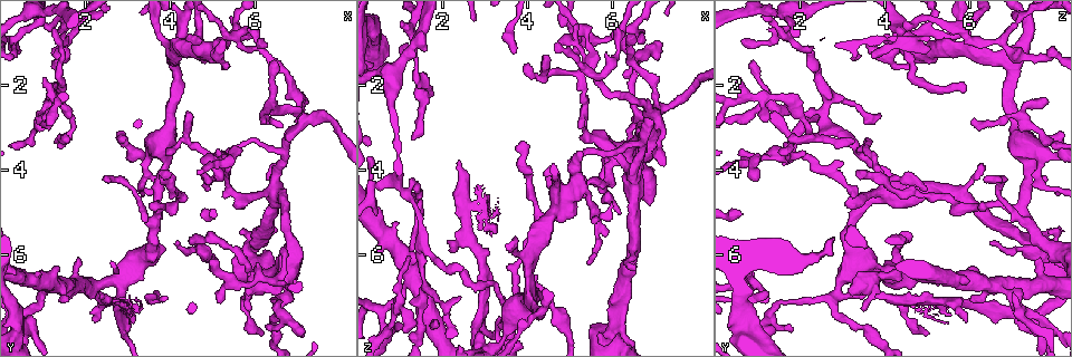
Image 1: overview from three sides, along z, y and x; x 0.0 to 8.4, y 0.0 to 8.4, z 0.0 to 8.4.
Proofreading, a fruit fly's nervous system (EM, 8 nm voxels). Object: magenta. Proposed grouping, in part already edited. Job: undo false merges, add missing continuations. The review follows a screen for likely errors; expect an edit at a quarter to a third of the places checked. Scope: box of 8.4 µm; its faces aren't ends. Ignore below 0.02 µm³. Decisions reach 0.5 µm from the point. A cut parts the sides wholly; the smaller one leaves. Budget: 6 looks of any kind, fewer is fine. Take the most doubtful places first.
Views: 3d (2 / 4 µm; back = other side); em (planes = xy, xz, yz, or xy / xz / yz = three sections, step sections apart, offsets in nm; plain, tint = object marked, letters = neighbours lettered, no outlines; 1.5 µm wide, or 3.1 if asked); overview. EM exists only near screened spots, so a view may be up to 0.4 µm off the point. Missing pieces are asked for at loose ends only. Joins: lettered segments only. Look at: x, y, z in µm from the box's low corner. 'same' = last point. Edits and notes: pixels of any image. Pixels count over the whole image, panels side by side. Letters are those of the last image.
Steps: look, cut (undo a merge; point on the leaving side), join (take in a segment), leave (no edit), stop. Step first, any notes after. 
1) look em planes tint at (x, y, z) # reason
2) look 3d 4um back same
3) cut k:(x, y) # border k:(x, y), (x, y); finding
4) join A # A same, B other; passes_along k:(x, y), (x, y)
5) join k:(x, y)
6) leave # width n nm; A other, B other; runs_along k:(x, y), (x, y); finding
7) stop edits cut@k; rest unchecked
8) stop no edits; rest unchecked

look em planes letters at (1.10, 2.35, 7.85)

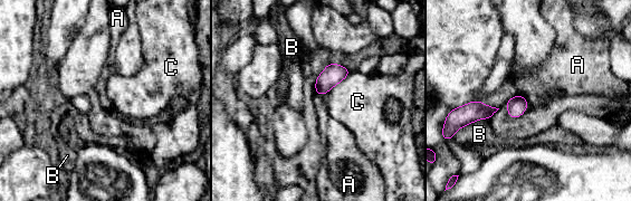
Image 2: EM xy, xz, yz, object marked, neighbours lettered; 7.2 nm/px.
leave # A other, B other, C other; border 2:(518, 94), (528, 103); none of them fits

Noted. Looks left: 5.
look em xy step 4 tint at (5.25, 3.65, 1.80) # four-way junction

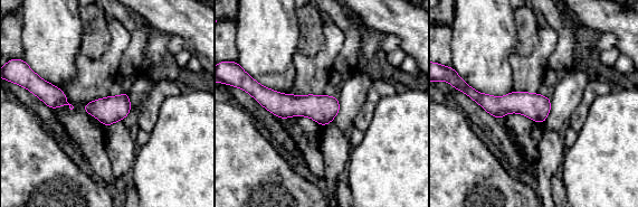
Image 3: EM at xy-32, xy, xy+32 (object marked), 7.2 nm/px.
look em planes letters same # cut it another way

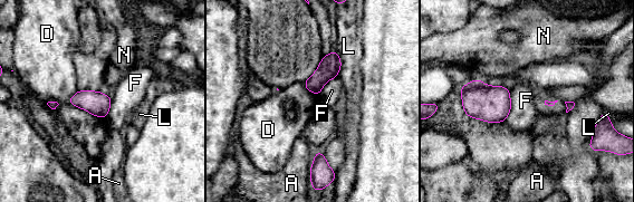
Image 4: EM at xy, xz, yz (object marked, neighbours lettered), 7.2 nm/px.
leave # longest_contact D 300 nm; A other, D other, F other, L other, N other; border 4:(68, 98), (71, 105), (104, 119); one cell here

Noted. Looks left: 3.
look 3d 2um at (4.25, 5.70, 6.45) # branch stops here

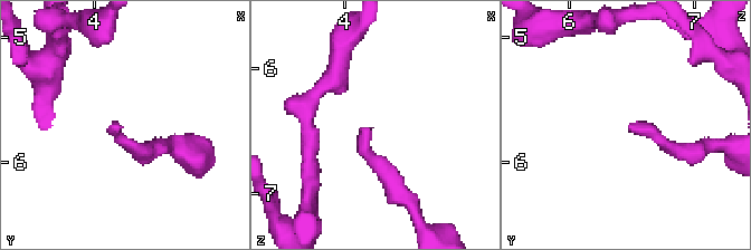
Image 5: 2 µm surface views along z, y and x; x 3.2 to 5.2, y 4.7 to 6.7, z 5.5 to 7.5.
look em planes letters at (4.22, 5.74, 6.46) # need the tissue

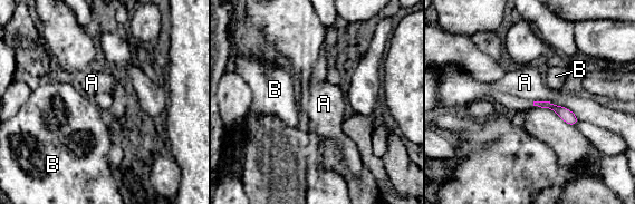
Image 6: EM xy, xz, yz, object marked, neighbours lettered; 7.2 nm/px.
leave # A other, B other; border 6:(534, 100), (565, 106), (579, 119); none of them fits

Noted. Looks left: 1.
stop no edits; rest unchecked

